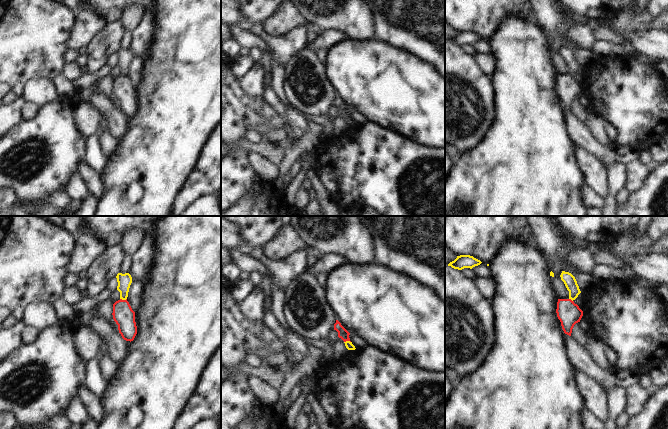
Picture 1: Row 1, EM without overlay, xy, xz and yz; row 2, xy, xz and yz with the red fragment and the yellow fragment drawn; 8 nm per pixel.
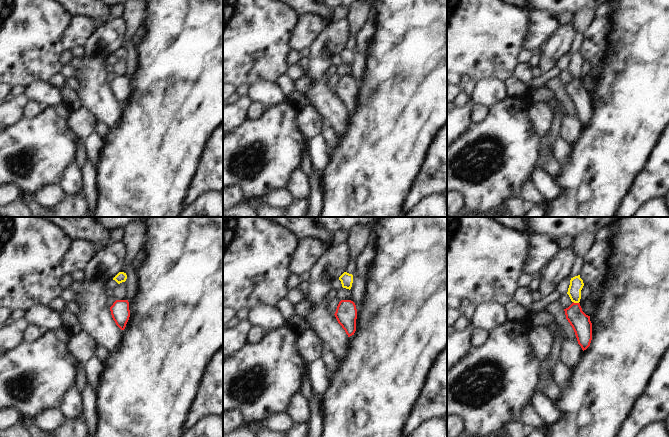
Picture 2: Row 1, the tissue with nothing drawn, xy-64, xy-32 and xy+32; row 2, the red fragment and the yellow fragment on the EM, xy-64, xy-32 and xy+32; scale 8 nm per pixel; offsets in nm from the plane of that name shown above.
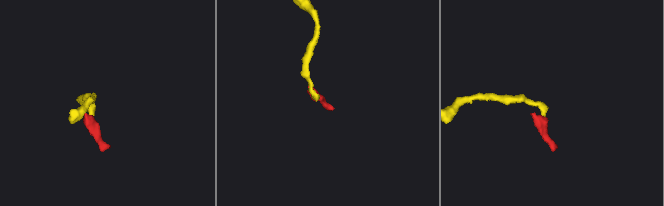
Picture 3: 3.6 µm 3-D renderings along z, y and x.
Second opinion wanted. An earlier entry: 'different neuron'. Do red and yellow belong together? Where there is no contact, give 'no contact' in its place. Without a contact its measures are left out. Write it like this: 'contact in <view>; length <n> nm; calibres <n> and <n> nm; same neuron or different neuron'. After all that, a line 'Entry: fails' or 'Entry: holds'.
contact in xy; length 60 nm; calibres 170 and 110 nm; different neuron
Entry: holds

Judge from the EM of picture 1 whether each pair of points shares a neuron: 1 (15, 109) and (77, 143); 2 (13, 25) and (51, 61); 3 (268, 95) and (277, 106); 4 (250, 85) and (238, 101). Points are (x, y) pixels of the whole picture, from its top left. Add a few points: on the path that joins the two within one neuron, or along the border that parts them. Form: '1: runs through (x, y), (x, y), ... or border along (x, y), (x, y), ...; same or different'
1: border along (22, 119), (10, 130); different
2: runs through (22, 34), (42, 54); same
3: runs through (270, 98), (274, 103); same
4: border along (239, 79), (239, 87), (247, 95), (261, 96); different

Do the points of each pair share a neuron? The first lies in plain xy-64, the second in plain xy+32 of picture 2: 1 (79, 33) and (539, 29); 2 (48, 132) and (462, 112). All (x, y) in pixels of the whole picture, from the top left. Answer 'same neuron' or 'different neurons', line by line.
1: same neuron
2: different neurons

